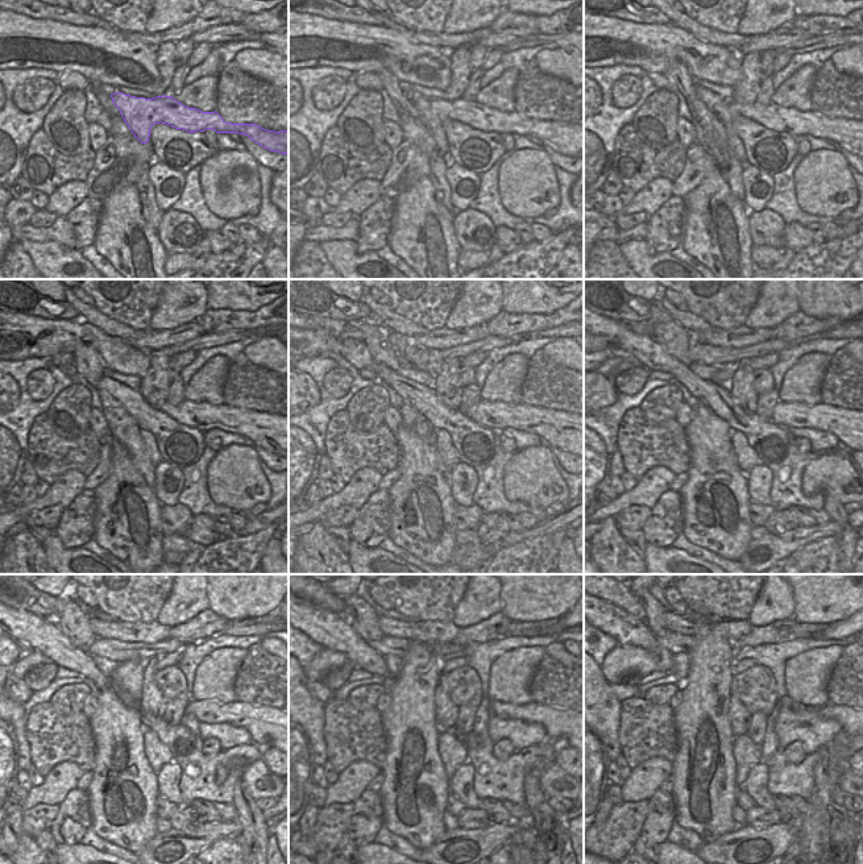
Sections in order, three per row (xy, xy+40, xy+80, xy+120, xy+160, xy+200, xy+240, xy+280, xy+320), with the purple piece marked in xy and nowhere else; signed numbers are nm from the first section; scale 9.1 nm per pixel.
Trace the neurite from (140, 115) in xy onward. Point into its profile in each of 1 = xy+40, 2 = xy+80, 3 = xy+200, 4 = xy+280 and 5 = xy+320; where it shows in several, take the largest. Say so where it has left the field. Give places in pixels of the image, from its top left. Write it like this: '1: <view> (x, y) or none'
1: xy+40 (435, 112)
2: xy+80 (850, 133)
3: xy+200 (851, 427)
4: xy+280 (556, 722)
5: xy+320 (851, 721)

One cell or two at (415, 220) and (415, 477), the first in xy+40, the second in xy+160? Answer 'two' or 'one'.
one

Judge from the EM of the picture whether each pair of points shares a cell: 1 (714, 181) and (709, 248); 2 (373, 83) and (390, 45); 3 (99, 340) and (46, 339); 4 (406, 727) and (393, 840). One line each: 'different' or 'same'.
1: same
2: different
3: same
4: different

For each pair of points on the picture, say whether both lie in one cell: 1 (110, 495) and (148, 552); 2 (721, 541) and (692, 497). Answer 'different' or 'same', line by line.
1: same
2: same

